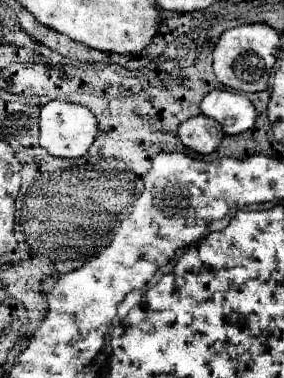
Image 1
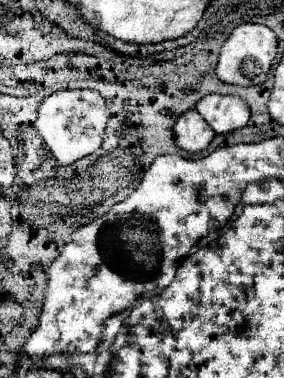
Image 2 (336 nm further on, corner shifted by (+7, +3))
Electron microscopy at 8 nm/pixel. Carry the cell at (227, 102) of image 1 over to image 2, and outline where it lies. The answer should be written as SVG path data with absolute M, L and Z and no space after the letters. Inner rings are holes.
M206 95L198 101L196 109L216 133L236 131L250 119L250 107L234 95Z

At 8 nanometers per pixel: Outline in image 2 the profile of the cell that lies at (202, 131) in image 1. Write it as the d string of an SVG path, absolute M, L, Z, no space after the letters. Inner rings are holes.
M190 109L184 115L180 115L174 125L176 145L188 153L204 151L214 135L216 133L212 131L212 127L208 127L208 123L200 117L196 109Z

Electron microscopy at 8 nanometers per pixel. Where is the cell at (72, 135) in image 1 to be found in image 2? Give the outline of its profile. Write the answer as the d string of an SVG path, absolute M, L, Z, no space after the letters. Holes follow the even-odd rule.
M64 89L64 91L56 91L56 93L48 95L42 101L34 127L40 133L40 137L44 139L44 143L48 145L48 149L52 151L52 155L56 157L56 161L60 165L70 165L70 163L94 153L100 147L108 117L110 117L110 113L108 113L106 101L100 93L90 91L90 89L76 89L76 91Z

